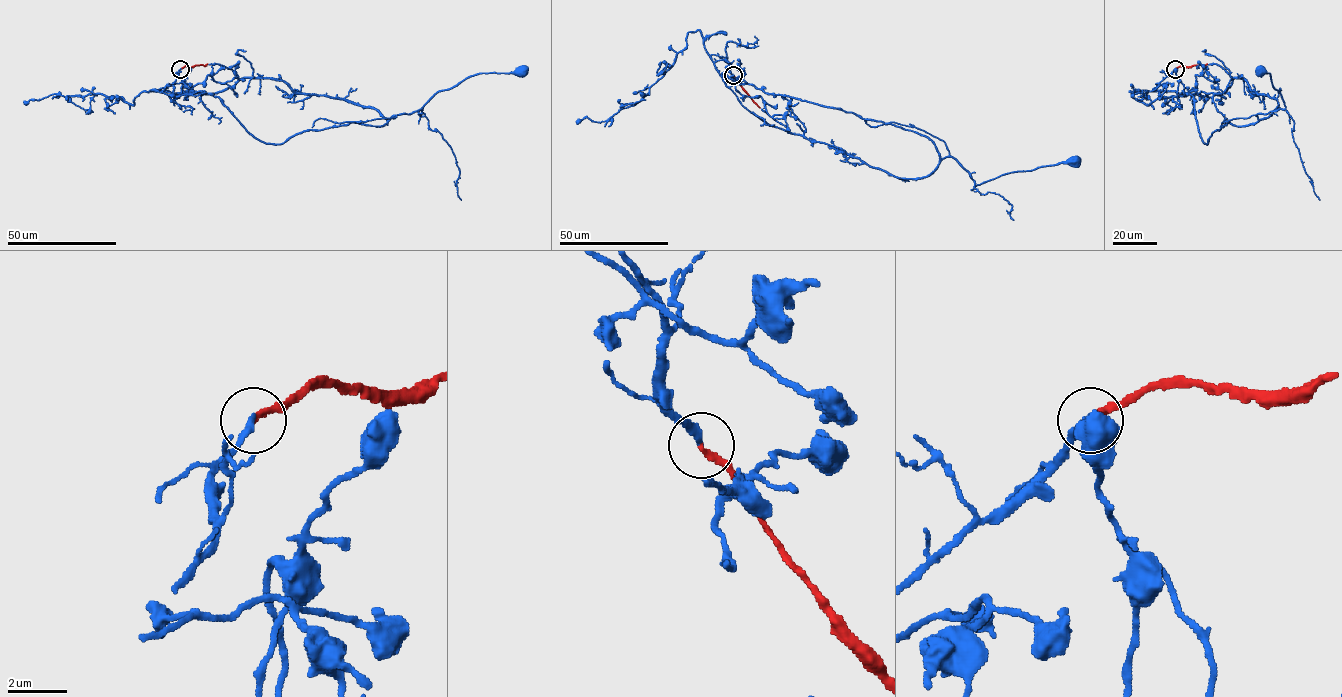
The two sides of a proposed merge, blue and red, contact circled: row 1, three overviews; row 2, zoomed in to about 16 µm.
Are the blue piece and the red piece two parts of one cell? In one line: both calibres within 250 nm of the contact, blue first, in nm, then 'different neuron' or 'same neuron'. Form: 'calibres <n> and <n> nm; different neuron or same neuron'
calibres 260 and 170 nm; same neuron

